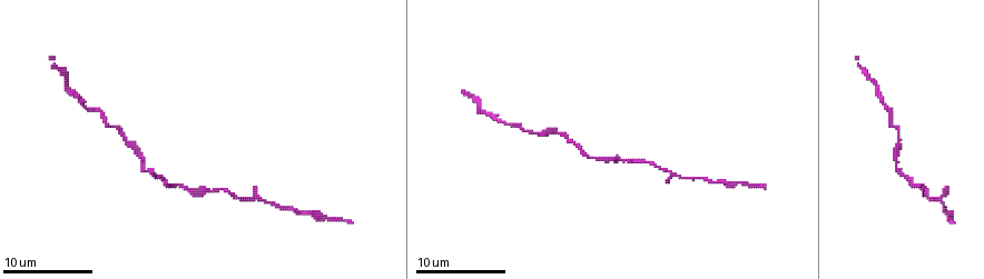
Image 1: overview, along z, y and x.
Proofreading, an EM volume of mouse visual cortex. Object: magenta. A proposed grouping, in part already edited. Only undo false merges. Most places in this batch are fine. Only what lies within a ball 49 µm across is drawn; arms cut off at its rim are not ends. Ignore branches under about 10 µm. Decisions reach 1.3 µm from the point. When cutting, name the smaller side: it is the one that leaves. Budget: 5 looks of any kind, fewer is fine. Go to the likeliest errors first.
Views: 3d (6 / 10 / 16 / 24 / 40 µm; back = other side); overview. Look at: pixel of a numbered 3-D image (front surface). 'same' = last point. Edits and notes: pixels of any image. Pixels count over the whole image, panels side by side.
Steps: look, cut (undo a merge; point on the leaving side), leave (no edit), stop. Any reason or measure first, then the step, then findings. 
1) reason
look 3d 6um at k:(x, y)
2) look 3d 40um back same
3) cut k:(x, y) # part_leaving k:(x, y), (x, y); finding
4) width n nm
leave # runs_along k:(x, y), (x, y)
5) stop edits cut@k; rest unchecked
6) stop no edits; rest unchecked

calibre changes
look 3d 6um at 1:(717, 179)

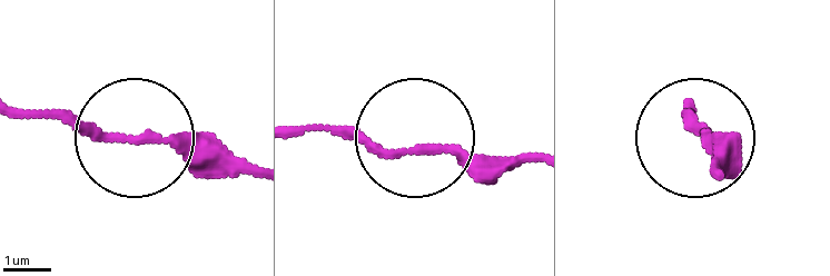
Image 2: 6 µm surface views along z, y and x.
look 3d 6um back at 2:(144, 138)

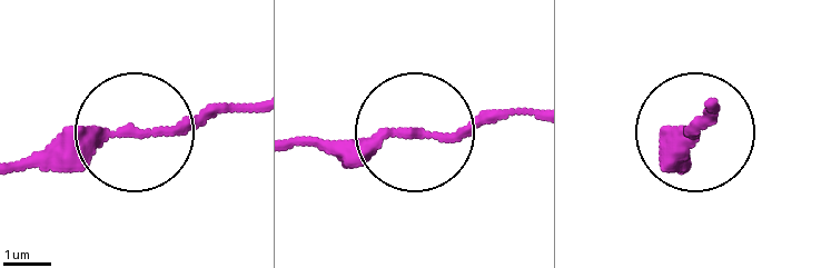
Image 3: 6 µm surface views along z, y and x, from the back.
leave # runs_along 3:(247, 101), (19, 157); continuous, no second cell

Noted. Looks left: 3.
three-way junction
look 3d 16um at 1:(677, 175)

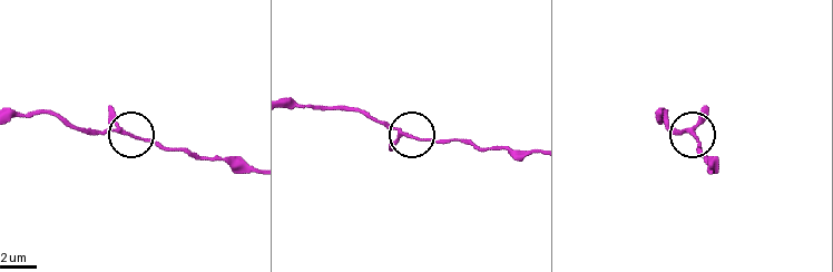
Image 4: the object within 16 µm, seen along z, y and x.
closer look
look 3d 6um at 4:(129, 133)

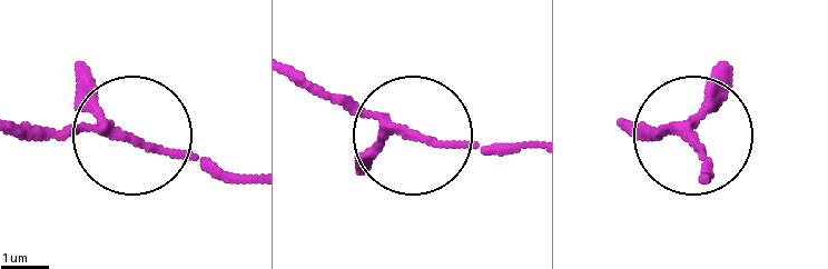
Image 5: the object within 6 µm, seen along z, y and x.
width 150 nm
leave # runs_along 5:(299, 79), (443, 147), (528, 147); one cell here

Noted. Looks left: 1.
stop no edits; rest unchecked

